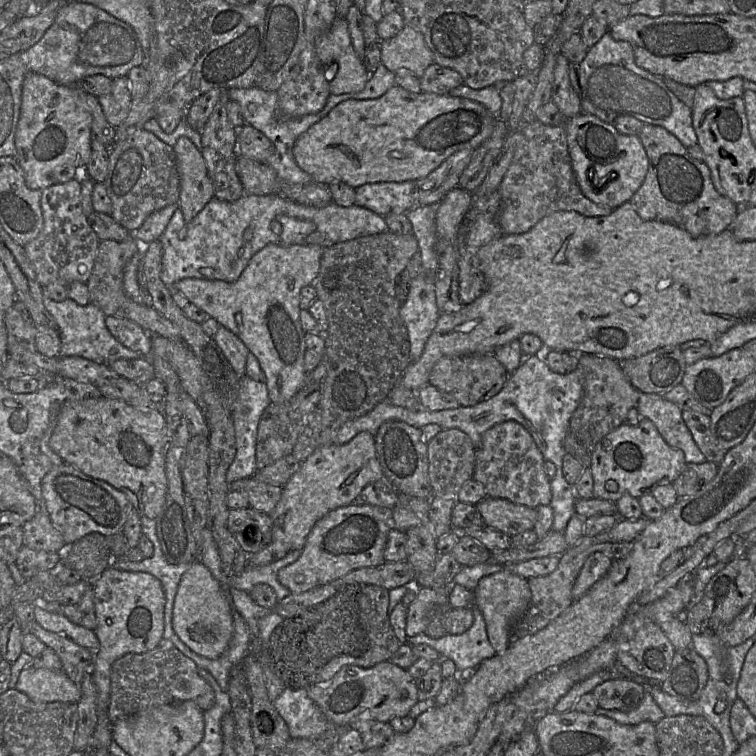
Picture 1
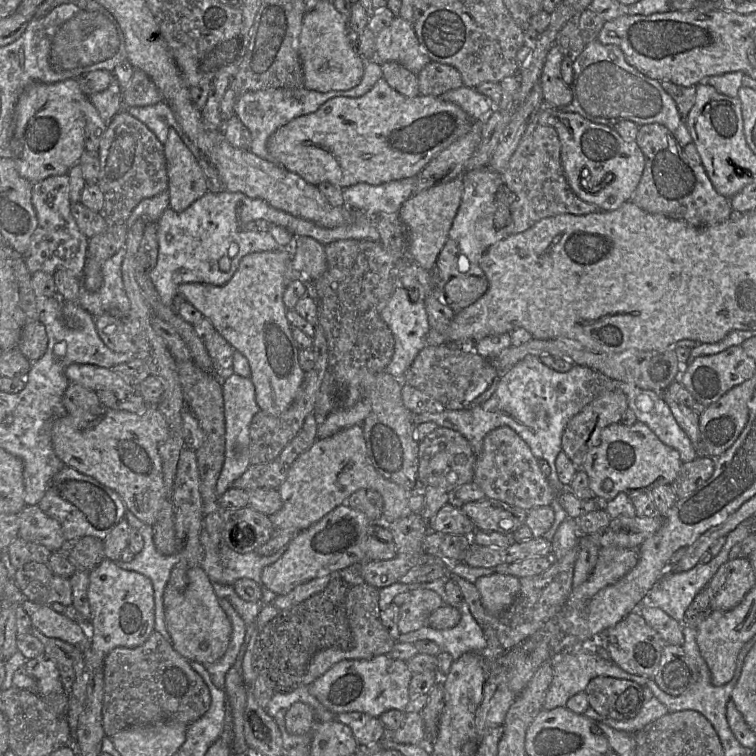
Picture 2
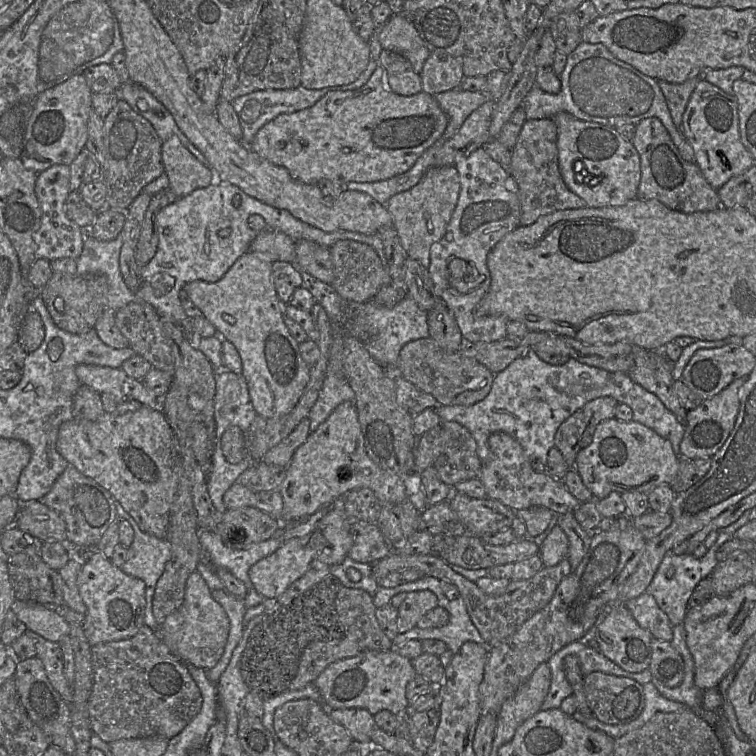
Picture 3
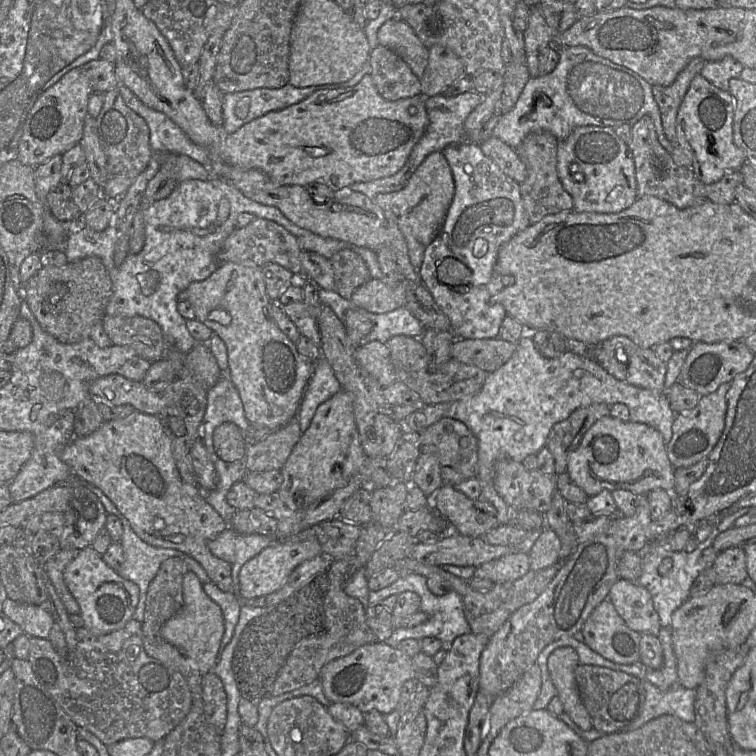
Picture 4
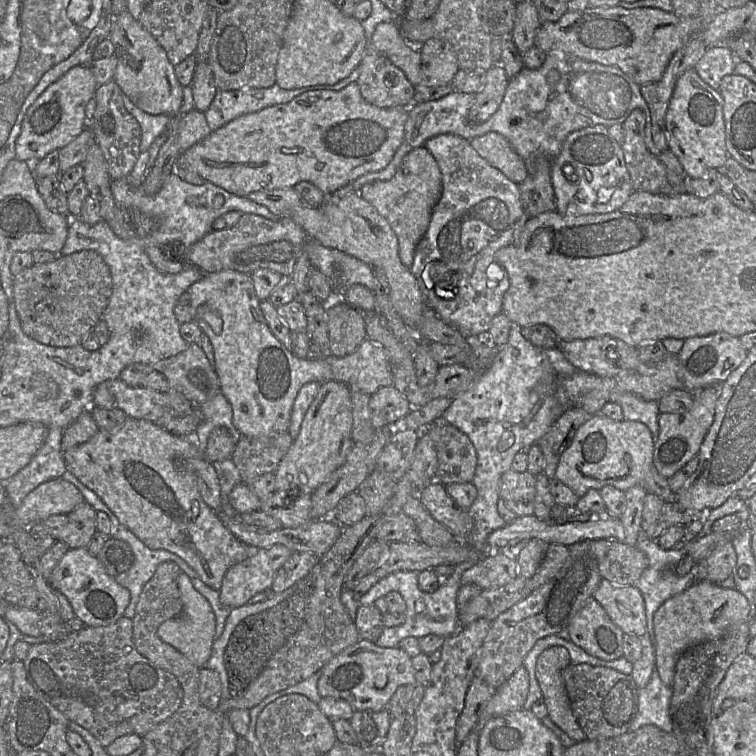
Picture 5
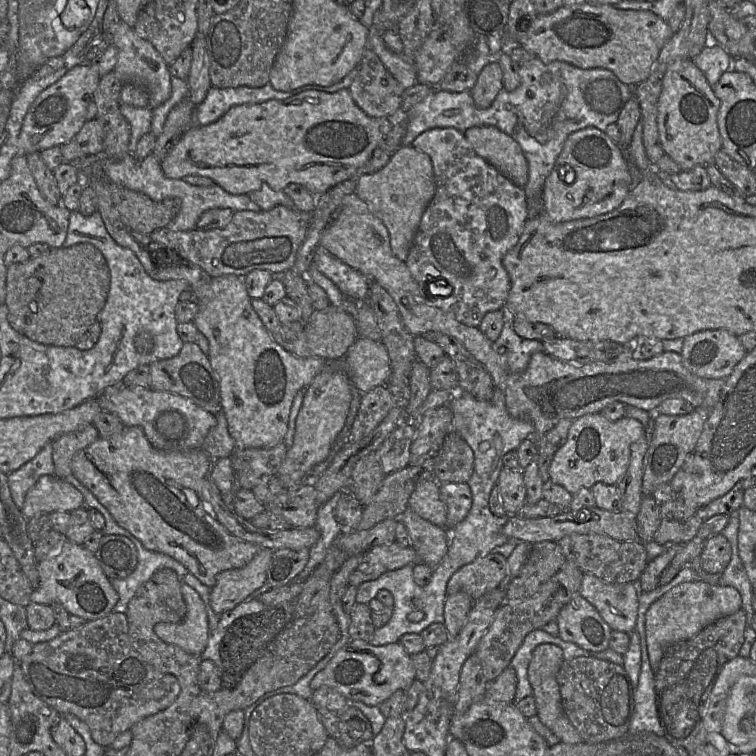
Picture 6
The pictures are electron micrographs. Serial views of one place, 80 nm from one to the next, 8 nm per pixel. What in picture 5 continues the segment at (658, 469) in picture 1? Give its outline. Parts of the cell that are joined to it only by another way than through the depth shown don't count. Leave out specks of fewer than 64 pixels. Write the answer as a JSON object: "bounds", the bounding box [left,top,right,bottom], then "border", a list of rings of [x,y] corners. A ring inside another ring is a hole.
{"bounds":[555,412,675,502],"border":[[[599,412],[578,428],[572,443],[560,457],[555,478],[579,497],[590,489],[600,490],[604,486],[625,492],[639,485],[665,502],[673,501],[675,494],[669,480],[661,476],[653,464],[654,444],[655,438],[645,424],[625,419],[615,421]]]}

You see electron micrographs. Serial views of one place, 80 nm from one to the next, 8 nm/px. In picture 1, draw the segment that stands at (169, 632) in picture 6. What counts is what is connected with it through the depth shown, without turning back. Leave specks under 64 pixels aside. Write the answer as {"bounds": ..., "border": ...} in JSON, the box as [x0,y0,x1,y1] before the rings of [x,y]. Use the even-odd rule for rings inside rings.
{"bounds":[172,561,233,659],"border":[[[201,561],[191,563],[180,579],[173,602],[172,627],[190,650],[205,658],[217,659],[228,649],[233,635],[232,606],[226,589]]]}

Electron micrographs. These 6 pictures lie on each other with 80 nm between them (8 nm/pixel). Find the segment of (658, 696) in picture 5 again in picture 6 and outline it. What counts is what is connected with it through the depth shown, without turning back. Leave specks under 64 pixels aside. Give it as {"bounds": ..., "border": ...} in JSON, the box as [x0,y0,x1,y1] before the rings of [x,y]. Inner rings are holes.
{"bounds":[628,644,664,736],"border":[[[647,644],[642,646],[641,654],[641,672],[635,689],[633,714],[628,734],[650,732],[663,736],[664,730],[657,716],[654,671],[649,662]]]}

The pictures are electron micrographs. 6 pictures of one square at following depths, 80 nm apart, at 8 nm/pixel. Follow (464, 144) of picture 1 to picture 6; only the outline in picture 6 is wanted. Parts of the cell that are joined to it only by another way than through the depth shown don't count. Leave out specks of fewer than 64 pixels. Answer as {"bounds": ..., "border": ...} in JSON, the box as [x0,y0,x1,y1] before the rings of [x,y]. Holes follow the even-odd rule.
{"bounds":[161,88,393,196],"border":[[[348,88],[333,93],[309,89],[285,100],[268,100],[259,104],[242,104],[233,106],[220,119],[209,125],[192,124],[185,130],[178,142],[161,161],[161,168],[165,176],[168,178],[183,179],[188,175],[209,177],[215,184],[234,195],[248,195],[251,192],[263,188],[280,191],[289,184],[295,183],[304,186],[315,196],[319,196],[343,181],[357,179],[354,178],[357,170],[368,162],[374,149],[377,147],[383,136],[391,129],[393,123],[393,117],[373,118],[364,113],[354,102]]]}

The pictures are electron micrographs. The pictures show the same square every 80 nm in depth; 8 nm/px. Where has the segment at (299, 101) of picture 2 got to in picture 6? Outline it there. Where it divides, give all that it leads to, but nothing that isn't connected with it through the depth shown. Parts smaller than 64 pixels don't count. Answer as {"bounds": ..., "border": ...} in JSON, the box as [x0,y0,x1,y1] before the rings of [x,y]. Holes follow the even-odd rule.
{"bounds":[194,83,311,125],"border":[[[270,83],[262,87],[217,88],[212,86],[205,100],[196,106],[194,119],[198,125],[209,125],[220,119],[230,108],[242,104],[259,104],[268,100],[285,100],[311,87],[300,86],[292,91],[275,90]]]}

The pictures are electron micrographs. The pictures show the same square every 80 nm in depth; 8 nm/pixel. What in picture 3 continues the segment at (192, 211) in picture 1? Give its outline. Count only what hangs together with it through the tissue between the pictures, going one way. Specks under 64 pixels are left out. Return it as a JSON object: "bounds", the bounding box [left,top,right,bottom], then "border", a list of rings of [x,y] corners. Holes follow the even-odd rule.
{"bounds":[161,136,215,198],"border":[[[170,136],[162,144],[161,154],[169,180],[169,190],[176,198],[187,196],[196,189],[214,183],[215,175],[211,167],[200,163],[177,136]]]}

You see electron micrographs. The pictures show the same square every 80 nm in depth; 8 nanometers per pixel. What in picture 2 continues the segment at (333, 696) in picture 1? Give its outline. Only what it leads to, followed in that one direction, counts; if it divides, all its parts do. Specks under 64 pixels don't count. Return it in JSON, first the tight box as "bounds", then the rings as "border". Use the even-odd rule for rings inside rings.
{"bounds":[308,654,412,718],"border":[[[388,654],[367,660],[343,660],[309,685],[308,690],[334,714],[361,712],[379,718],[390,710],[406,712],[411,700],[409,684],[412,675],[407,662]]]}

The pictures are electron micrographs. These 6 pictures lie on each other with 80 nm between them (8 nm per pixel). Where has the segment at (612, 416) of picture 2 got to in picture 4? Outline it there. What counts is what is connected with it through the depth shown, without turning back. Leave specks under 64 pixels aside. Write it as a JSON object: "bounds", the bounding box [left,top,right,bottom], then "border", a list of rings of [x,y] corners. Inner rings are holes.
{"bounds":[546,403,610,475],"border":[[[595,403],[574,410],[568,418],[553,426],[546,447],[555,460],[554,475],[566,472],[569,456],[579,447],[585,433],[596,421],[608,416],[609,413],[610,406]]]}

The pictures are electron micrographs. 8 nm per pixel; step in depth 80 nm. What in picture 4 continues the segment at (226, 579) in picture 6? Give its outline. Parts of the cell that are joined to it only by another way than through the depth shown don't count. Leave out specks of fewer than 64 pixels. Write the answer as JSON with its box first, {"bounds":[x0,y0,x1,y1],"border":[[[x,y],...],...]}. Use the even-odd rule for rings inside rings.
{"bounds":[233,539,322,601],"border":[[[317,539],[275,541],[242,566],[238,575],[238,586],[233,593],[242,601],[275,593],[298,565],[320,555],[322,555],[322,546]]]}

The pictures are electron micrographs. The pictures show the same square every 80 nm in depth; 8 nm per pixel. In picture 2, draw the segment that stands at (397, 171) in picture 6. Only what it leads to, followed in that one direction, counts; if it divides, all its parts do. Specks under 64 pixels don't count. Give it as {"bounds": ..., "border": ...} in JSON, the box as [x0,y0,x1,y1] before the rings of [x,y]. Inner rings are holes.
{"bounds":[398,178,462,271],"border":[[[455,178],[414,194],[402,204],[398,212],[398,216],[408,230],[406,256],[428,271],[434,269],[436,260],[447,242],[449,231],[461,203],[462,194],[462,180]]]}

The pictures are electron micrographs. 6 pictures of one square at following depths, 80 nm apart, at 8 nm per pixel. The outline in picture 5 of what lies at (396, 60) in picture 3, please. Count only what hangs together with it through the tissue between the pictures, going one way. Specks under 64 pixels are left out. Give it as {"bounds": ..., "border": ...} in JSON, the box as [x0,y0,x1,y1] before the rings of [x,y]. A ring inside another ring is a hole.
{"bounds":[356,44,415,108],"border":[[[368,44],[356,80],[362,97],[379,108],[414,104],[415,86],[404,72]]]}

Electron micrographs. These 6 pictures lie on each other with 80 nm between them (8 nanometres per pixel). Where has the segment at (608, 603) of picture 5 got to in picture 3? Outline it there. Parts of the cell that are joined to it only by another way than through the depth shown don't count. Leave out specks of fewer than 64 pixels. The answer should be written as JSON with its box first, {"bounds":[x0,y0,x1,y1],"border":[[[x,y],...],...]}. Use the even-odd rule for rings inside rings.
{"bounds":[624,591,674,641],"border":[[[648,591],[636,598],[627,600],[624,605],[637,623],[648,630],[653,637],[663,641],[672,640],[674,625]]]}

